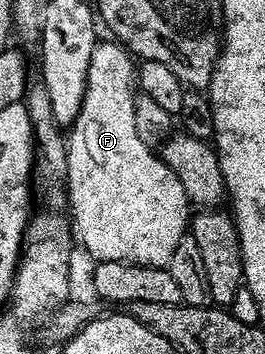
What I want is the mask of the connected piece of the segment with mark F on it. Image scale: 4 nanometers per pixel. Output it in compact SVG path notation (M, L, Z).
M116 41L98 42L97 48L91 53L91 63L87 69L87 81L85 85L85 96L82 98L82 105L73 121L73 126L67 131L67 211L71 216L71 230L76 242L85 246L87 254L93 261L106 263L107 261L119 261L120 263L137 263L140 267L164 267L168 268L171 257L175 253L175 245L187 234L187 228L191 223L191 204L179 177L169 166L160 159L156 152L143 145L135 129L135 63L128 51Z

